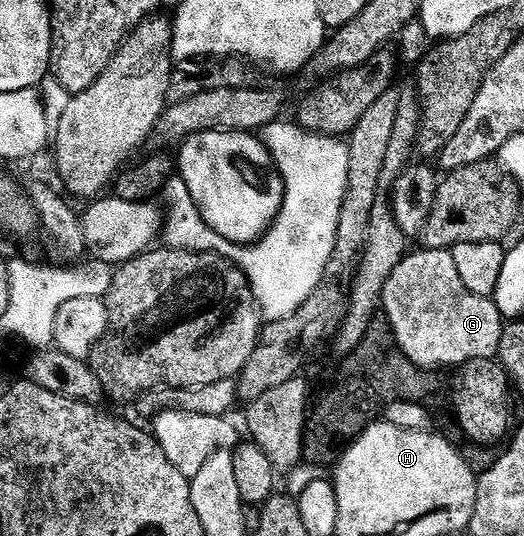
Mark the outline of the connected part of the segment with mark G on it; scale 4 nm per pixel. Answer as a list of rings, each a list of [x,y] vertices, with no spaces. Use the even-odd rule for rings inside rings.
[[[422,247],[420,251],[410,251],[405,259],[399,262],[399,266],[395,266],[381,295],[383,314],[393,327],[401,352],[407,354],[407,358],[411,358],[411,362],[415,362],[420,368],[434,370],[444,369],[444,364],[460,366],[472,360],[494,359],[501,350],[503,327],[503,317],[497,309],[497,303],[488,296],[471,294],[471,290],[463,286],[450,249]]]

